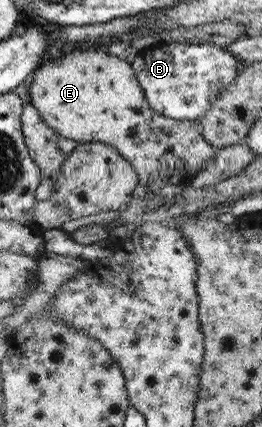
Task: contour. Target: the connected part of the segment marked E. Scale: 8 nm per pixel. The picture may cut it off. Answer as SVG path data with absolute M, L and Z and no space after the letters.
M94 46L76 48L67 54L58 56L58 60L40 62L34 70L29 88L30 105L32 105L56 137L70 138L76 143L102 142L112 146L116 153L130 163L135 170L139 184L156 191L162 186L185 184L186 178L192 178L204 164L214 159L216 147L204 141L200 135L199 121L176 120L154 111L144 101L142 87L138 85L131 64L108 54L104 47Z

